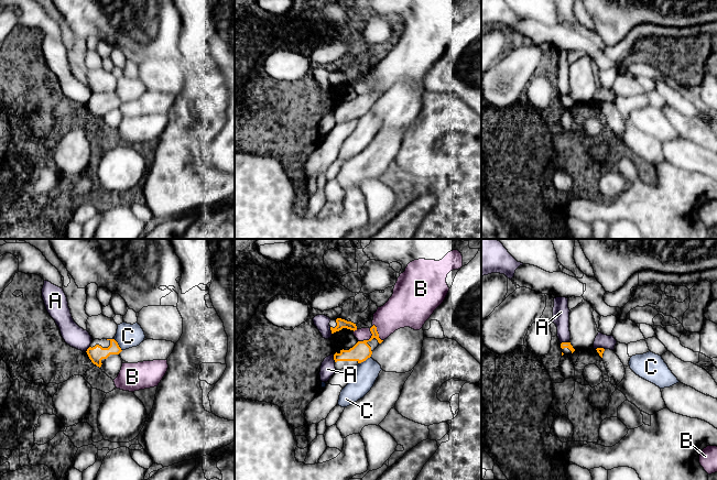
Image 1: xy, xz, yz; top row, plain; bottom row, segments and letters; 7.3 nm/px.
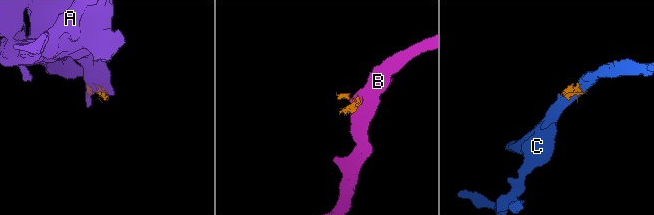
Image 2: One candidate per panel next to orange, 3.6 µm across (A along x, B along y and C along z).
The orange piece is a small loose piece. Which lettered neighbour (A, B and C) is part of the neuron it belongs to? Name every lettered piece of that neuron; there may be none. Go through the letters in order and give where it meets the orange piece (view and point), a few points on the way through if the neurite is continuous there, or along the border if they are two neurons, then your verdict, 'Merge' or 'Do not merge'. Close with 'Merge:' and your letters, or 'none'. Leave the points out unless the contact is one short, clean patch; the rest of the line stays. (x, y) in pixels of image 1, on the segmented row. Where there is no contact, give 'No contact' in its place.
A: Touches orange at yz (564, 342). Do not merge
B: Touches orange at xz (370, 329). Boundary: xz (382, 339), (373, 325), (370, 328), (371, 336), (358, 341). Do not merge
C: Touches orange at xy (118, 345). Boundary: xy (113, 338), (121, 350). Do not merge
Merge: none

